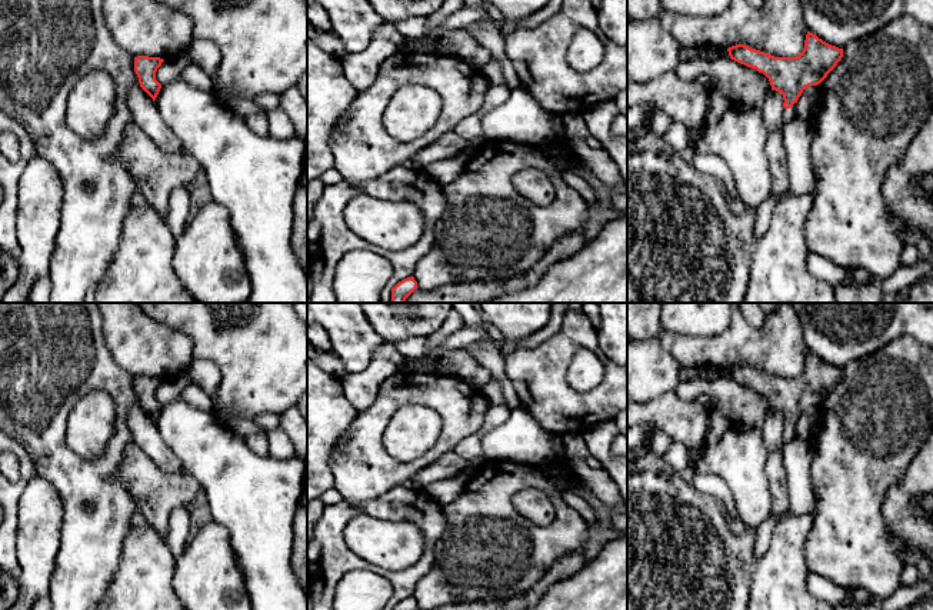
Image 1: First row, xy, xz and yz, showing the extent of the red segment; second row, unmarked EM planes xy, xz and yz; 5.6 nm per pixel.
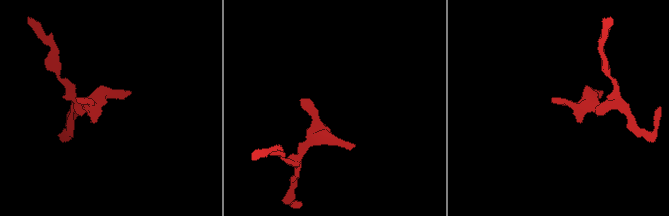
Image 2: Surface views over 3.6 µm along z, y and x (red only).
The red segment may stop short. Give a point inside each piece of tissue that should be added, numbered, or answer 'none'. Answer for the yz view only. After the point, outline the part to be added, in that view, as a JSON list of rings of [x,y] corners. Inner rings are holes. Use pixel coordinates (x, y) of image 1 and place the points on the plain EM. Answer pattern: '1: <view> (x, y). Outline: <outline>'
1: yz (789, 434). Outline: [[[794,423],[790,429],[783,430],[783,441],[784,441],[784,444],[787,444],[789,441],[792,441],[794,439],[794,436],[796,436],[796,424],[797,423]]]

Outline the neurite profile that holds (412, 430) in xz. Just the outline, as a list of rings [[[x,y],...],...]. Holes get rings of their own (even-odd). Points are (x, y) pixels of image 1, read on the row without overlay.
[[[407,404],[391,414],[383,444],[391,457],[411,461],[436,444],[440,430],[441,420],[430,407]]]

